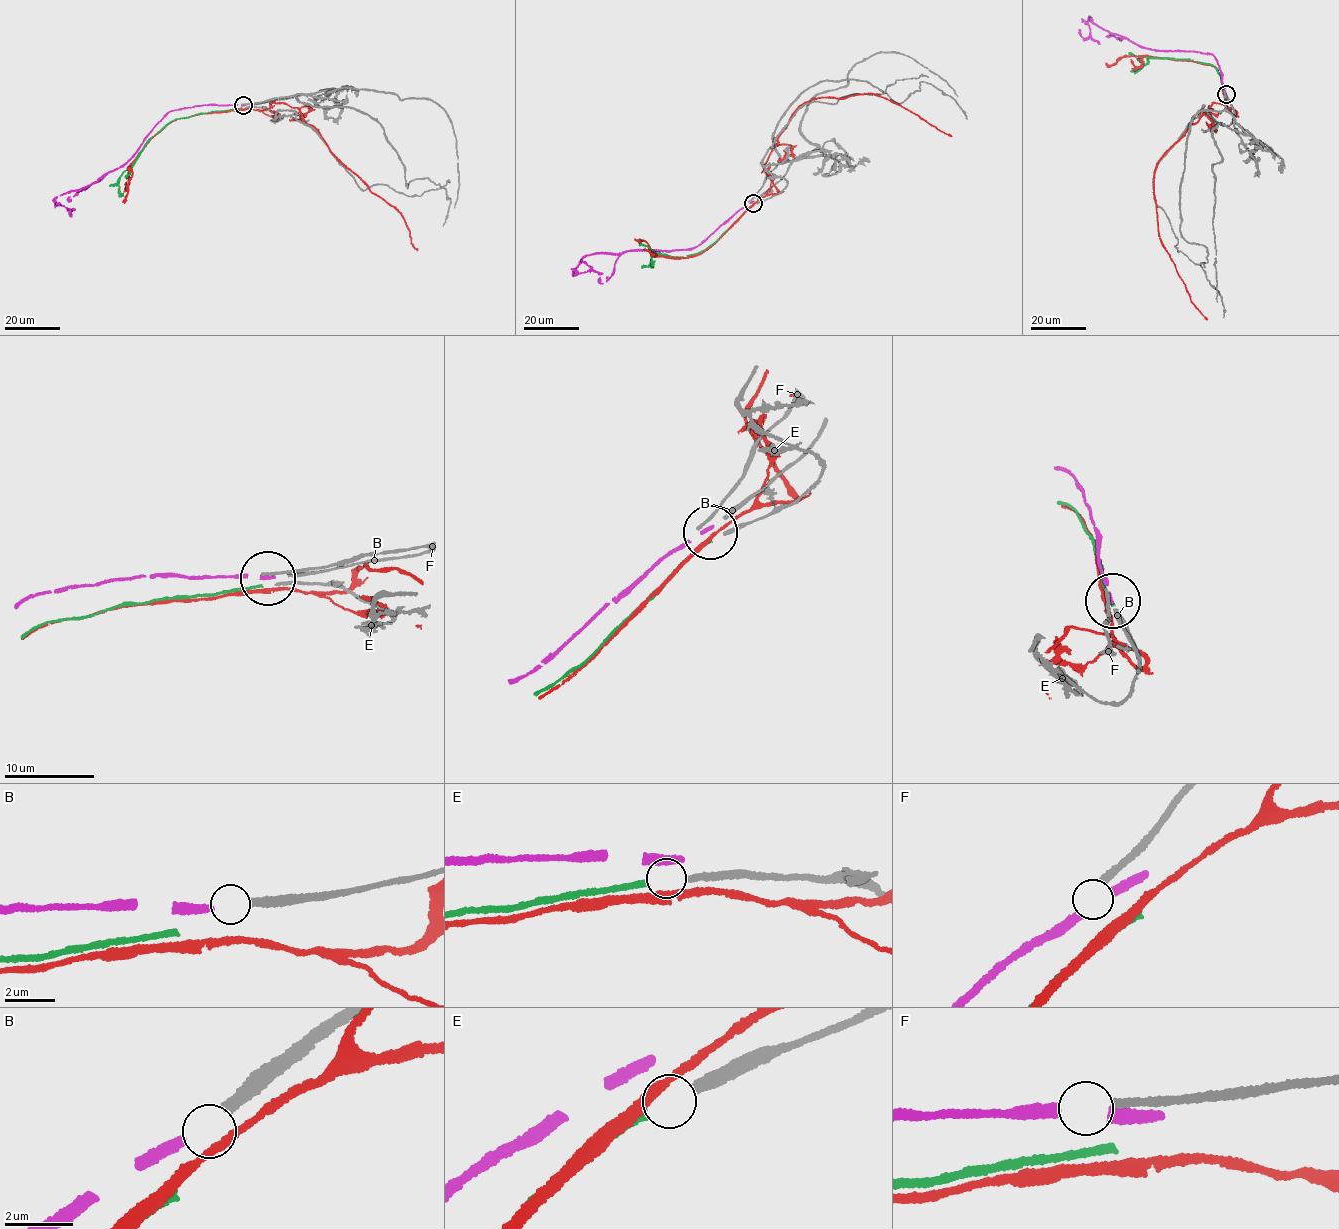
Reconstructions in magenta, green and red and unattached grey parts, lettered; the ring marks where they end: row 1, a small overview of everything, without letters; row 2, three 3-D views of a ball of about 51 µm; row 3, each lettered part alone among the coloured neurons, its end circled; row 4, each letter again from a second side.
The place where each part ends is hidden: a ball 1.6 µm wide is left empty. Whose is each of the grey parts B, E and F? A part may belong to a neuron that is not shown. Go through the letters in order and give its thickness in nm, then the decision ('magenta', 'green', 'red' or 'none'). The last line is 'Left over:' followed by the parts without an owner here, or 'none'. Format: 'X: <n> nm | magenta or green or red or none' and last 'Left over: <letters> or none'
B: 360 nm | magenta
E: 320 nm | green
F: 240 nm | none
Left over: F

